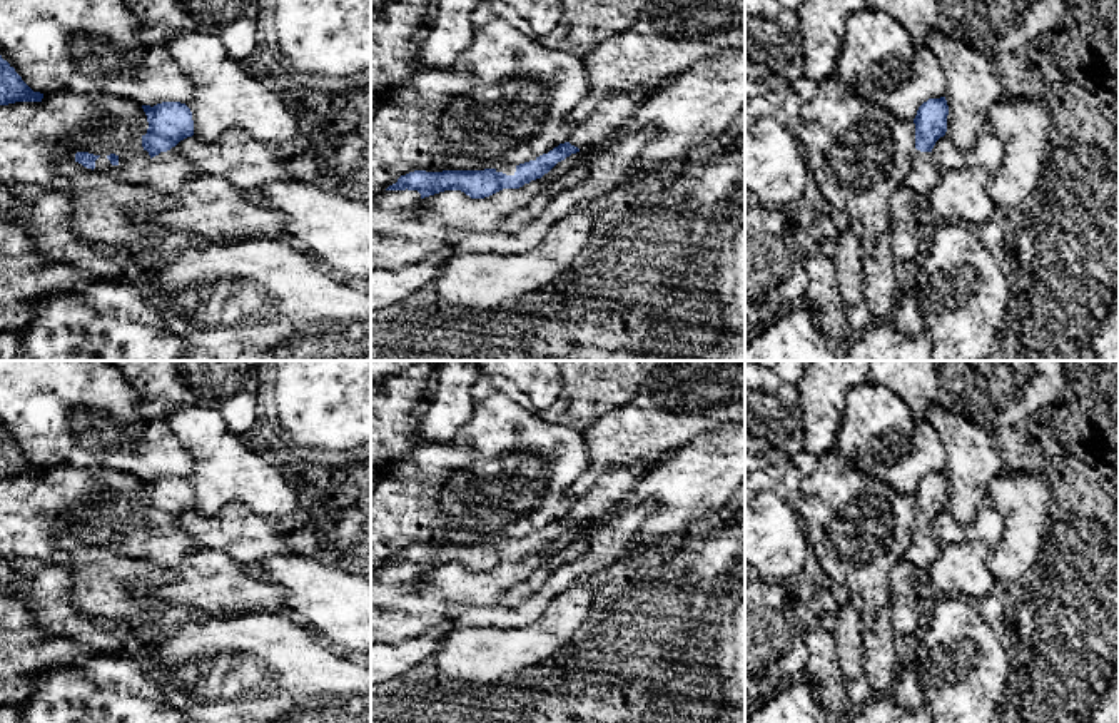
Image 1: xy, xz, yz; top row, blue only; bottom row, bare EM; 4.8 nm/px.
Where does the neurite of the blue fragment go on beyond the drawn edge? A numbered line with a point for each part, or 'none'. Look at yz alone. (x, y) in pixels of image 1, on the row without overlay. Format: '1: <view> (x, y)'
1: yz (924, 548)

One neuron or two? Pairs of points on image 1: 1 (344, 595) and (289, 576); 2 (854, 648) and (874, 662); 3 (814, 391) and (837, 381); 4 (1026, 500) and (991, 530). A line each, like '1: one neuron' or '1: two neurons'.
1: one neuron
2: two neurons
3: one neuron
4: two neurons

